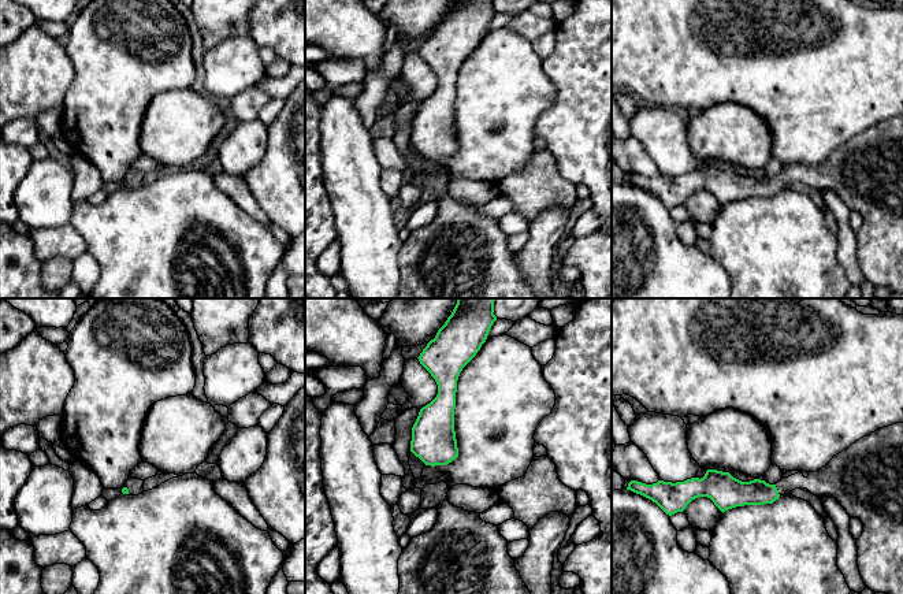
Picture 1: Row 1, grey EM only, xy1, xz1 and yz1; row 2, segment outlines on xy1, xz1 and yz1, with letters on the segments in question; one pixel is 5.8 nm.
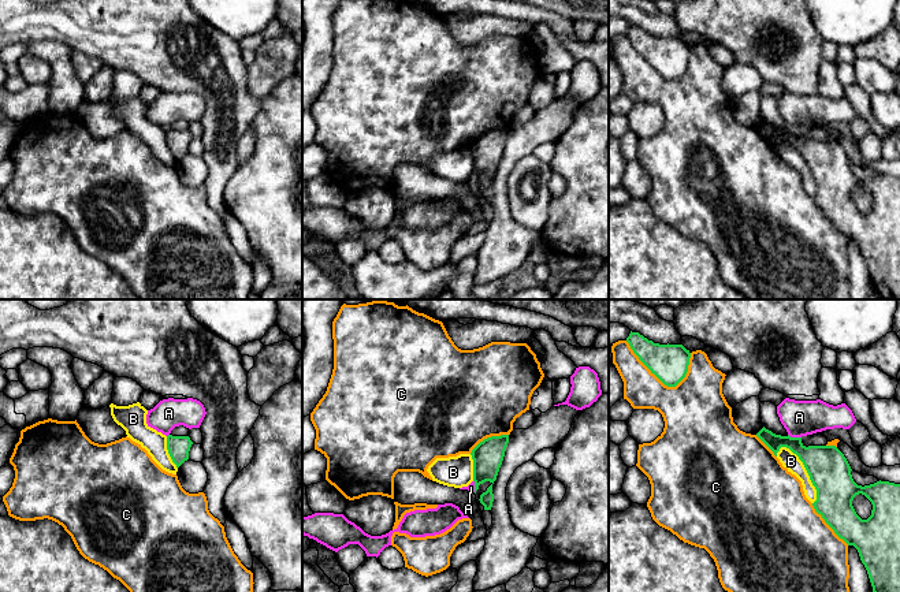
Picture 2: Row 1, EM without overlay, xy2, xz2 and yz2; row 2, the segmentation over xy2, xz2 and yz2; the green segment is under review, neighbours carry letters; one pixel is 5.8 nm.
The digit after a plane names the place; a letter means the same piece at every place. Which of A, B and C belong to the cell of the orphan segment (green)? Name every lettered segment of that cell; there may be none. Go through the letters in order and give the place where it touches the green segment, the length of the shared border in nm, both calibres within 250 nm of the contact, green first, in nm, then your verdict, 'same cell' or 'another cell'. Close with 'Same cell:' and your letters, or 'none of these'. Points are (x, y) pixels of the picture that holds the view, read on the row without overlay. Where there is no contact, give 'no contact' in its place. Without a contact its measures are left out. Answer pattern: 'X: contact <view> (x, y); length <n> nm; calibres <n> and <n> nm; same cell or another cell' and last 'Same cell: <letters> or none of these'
A: contact yz2 (795, 131); length 80 nm; calibres 240 and 200 nm; another cell
B: contact yz2 (807, 166); length 400 nm; calibres 240 and 100 nm; another cell
C: contact yz2 (654, 67); length 420 nm; calibres 220 and 260 nm; another cell
Same cell: none of these

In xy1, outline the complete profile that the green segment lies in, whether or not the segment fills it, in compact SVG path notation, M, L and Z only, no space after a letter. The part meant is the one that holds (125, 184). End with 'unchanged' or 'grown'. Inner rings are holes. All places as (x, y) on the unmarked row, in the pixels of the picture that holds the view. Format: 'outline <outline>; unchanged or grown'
outline M129 172L122 182L123 188L138 189L144 185L144 174L141 172Z; grown

